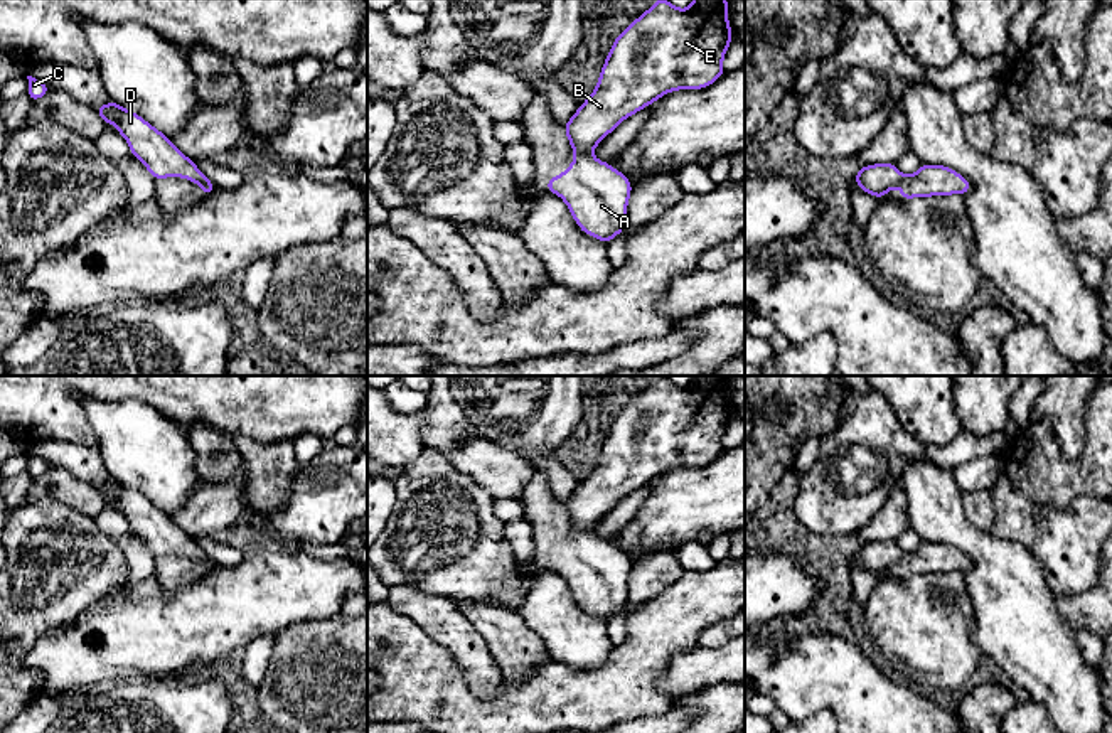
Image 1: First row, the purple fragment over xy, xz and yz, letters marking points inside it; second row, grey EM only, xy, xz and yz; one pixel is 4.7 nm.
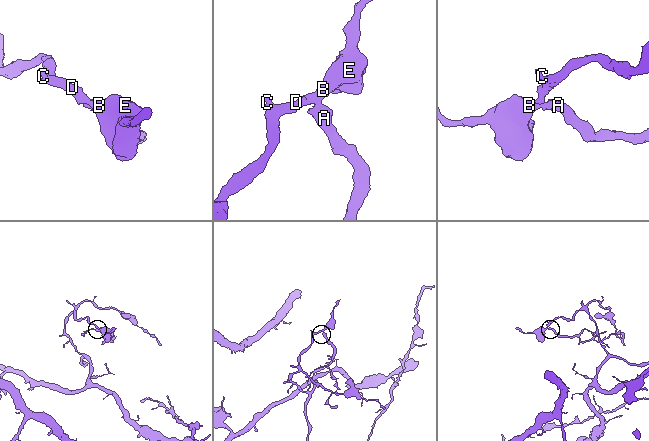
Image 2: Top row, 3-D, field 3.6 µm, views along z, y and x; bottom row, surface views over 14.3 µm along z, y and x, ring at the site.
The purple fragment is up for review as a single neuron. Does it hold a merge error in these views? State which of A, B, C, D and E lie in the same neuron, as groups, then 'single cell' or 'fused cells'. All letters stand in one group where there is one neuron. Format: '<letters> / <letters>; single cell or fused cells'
A / B C D E; fused cells

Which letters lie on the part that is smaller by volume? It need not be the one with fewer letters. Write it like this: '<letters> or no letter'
A

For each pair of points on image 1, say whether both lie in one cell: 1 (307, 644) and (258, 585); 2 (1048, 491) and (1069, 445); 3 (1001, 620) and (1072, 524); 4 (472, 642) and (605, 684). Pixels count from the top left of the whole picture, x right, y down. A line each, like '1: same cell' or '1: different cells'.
1: different cells
2: different cells
3: different cells
4: different cells

